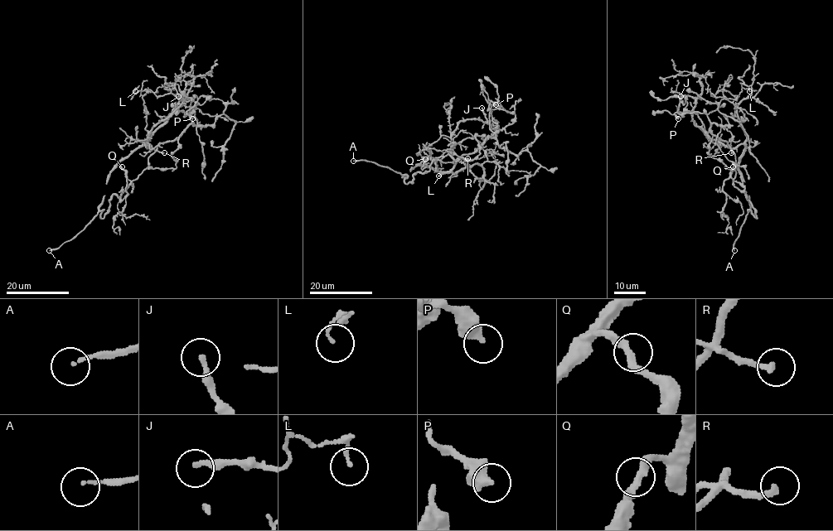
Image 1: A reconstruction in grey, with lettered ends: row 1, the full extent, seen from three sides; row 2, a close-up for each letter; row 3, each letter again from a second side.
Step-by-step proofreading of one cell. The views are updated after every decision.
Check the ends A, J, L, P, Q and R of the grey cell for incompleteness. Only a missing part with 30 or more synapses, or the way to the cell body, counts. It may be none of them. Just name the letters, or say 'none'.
A, J, R

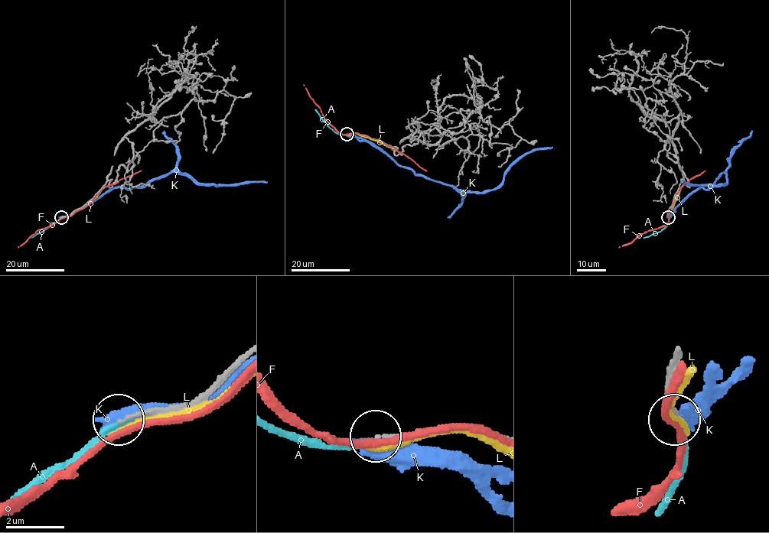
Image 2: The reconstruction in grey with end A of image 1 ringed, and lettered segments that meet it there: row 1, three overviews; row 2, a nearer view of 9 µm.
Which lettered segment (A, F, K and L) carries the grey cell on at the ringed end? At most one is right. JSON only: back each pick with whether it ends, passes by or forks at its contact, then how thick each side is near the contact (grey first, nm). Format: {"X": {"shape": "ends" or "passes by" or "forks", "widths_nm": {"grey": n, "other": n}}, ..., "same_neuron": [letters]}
{"A": {"shape": "ends", "widths_nm": {"grey": 140, "other": 190}}, "same_neuron": ["A"]}

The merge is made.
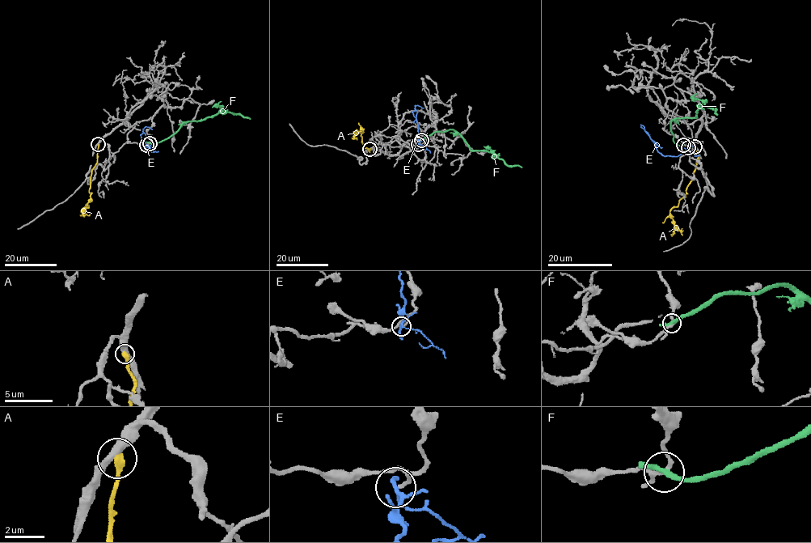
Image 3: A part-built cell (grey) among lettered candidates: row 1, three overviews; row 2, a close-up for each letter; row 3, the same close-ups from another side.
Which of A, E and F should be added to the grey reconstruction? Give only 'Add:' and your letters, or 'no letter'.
Add: no letter

